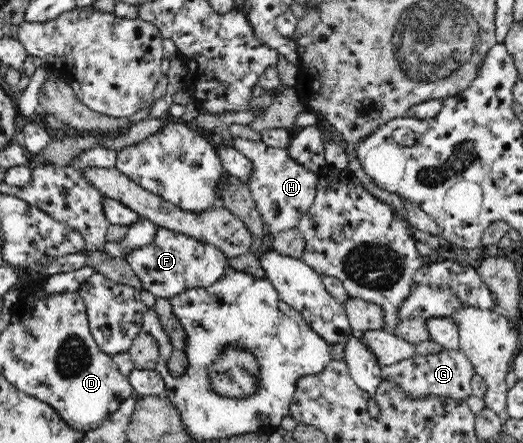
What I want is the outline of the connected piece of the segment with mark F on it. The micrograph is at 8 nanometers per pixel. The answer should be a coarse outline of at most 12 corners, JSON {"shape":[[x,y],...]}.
{"shape":[[157,226],[128,261],[172,298],[231,268],[213,244]]}

